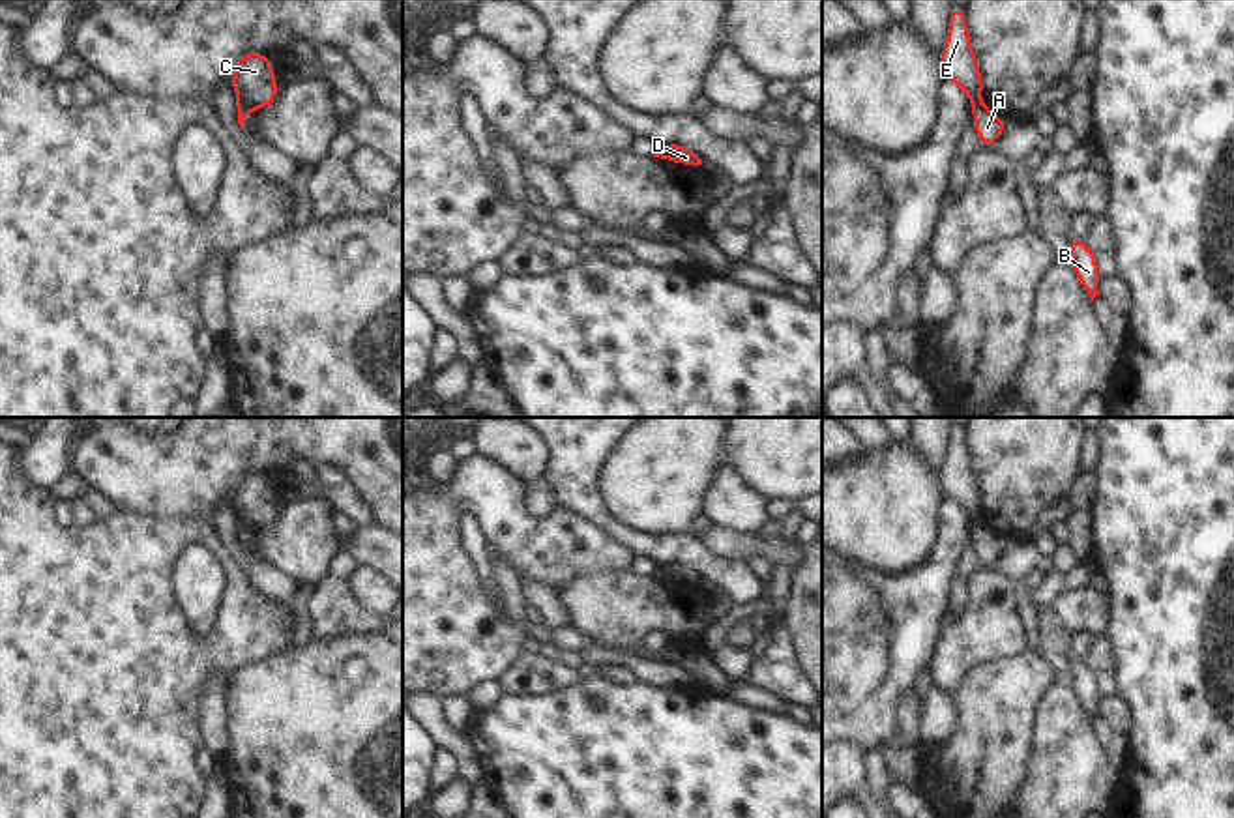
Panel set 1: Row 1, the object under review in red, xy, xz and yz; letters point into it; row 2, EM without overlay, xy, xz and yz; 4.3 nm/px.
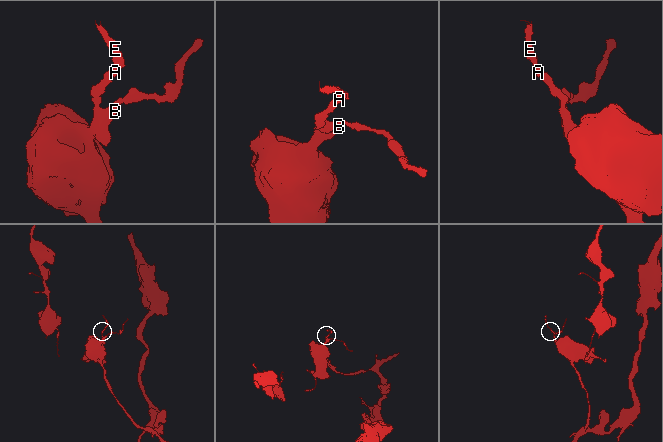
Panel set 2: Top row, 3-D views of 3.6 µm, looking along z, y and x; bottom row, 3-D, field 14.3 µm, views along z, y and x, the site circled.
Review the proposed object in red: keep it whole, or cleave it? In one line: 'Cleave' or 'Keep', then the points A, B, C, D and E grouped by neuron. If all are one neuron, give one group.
Cleave. Groups: A B / C D E.

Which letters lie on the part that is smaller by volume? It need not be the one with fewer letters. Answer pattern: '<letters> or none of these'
C, D, E

